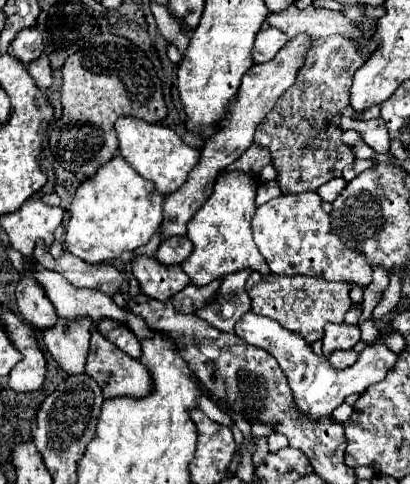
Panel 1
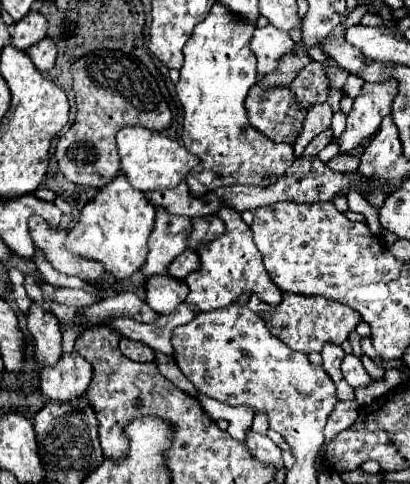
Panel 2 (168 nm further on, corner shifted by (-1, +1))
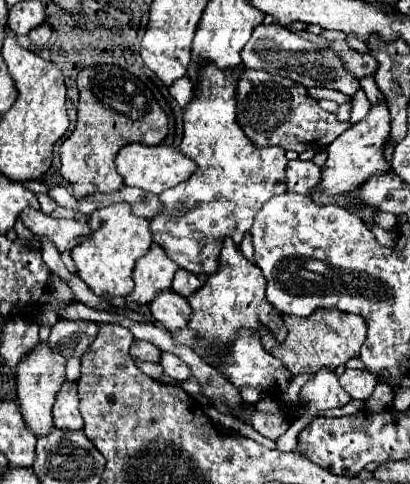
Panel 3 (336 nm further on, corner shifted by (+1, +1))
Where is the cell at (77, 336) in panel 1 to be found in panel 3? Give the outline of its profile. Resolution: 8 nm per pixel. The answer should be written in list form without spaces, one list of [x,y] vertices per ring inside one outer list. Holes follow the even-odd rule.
[[[65,381],[63,387],[61,387],[61,391],[57,393],[57,401],[55,401],[55,405],[53,405],[55,427],[67,429],[67,431],[83,429],[83,417],[81,417],[77,405],[79,405],[77,383]]]

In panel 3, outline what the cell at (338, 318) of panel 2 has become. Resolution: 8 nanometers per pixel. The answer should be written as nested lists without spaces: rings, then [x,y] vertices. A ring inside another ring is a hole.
[[[319,309],[317,313],[313,313],[307,319],[301,317],[285,317],[285,325],[289,329],[289,335],[283,343],[277,343],[277,339],[273,335],[265,331],[261,331],[261,341],[263,347],[277,357],[283,365],[287,365],[287,369],[293,375],[303,375],[303,373],[317,373],[319,369],[337,369],[339,365],[345,365],[351,357],[359,357],[359,349],[365,343],[367,337],[367,323],[363,317],[359,315],[349,315],[343,311],[327,311],[327,309]]]

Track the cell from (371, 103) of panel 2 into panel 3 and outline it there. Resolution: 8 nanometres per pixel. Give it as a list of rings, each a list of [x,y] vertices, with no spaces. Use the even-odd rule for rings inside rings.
[[[385,103],[373,105],[369,115],[355,123],[353,127],[349,127],[345,133],[341,133],[333,143],[327,145],[327,163],[321,167],[321,181],[319,185],[309,193],[311,199],[317,205],[337,205],[343,207],[347,211],[357,213],[357,217],[361,217],[361,221],[371,229],[375,225],[375,207],[367,205],[365,201],[357,199],[353,193],[373,175],[385,175],[389,173],[389,163],[383,157],[383,145],[389,137],[391,131],[391,117],[389,117],[389,109]]]

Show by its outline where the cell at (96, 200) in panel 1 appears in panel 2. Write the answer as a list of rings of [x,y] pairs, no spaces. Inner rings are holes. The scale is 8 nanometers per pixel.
[[[119,173],[109,185],[99,189],[91,201],[85,203],[79,213],[79,221],[67,233],[65,245],[79,257],[101,261],[111,275],[123,279],[143,265],[145,253],[149,253],[147,241],[153,229],[153,221],[155,205],[147,199],[145,193],[135,191],[133,185],[129,185],[125,173]]]

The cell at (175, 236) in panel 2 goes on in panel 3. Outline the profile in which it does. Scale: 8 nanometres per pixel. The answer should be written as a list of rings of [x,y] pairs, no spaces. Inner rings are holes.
[[[151,245],[149,253],[141,257],[135,265],[135,289],[131,293],[131,299],[137,305],[149,305],[157,293],[171,289],[171,281],[177,269],[179,267],[173,261],[169,261],[169,257],[159,245]]]

